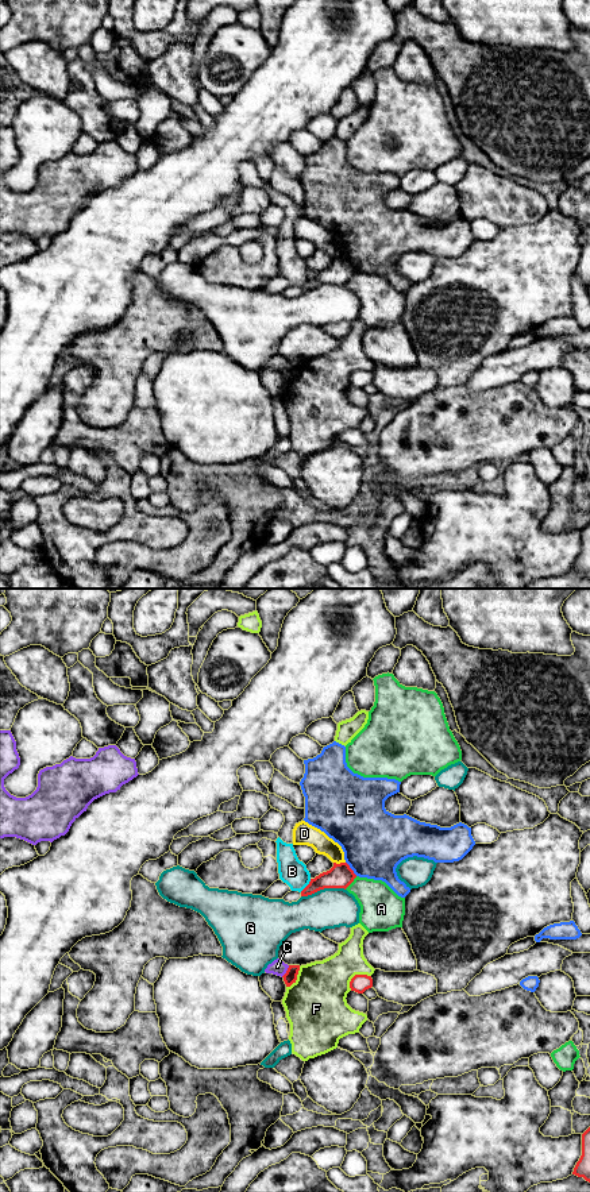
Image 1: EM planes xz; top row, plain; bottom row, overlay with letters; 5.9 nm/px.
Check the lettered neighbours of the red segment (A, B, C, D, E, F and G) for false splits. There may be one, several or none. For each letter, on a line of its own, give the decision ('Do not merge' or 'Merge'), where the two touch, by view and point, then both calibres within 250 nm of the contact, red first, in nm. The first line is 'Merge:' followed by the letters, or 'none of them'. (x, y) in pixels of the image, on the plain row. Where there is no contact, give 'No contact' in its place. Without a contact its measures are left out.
Merge: none of them
A: Do not merge. Touches red at xz (350, 278). Thickness 140 nm (red) against 260 nm
B: Do not merge. Touches red at xz (307, 281). Thickness 140 nm (red) against 160 nm
C: Do not merge. Touches red at xz (286, 366). Thickness 80 nm (red) against 90 nm
D: Do not merge. Touches red at xz (340, 258). Thickness 140 nm (red) against 120 nm
E: Do not merge. Touches red at xz (350, 263). Thickness 140 nm (red) against 380 nm
F: Do not merge. Touches red at xz (355, 370). Thickness 110 nm (red) against 320 nm
G: Do not merge. Touches red at xz (323, 284). Thickness 140 nm (red) against 240 nm

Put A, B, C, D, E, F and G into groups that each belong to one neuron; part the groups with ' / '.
A / B / C / D / E / F / G

